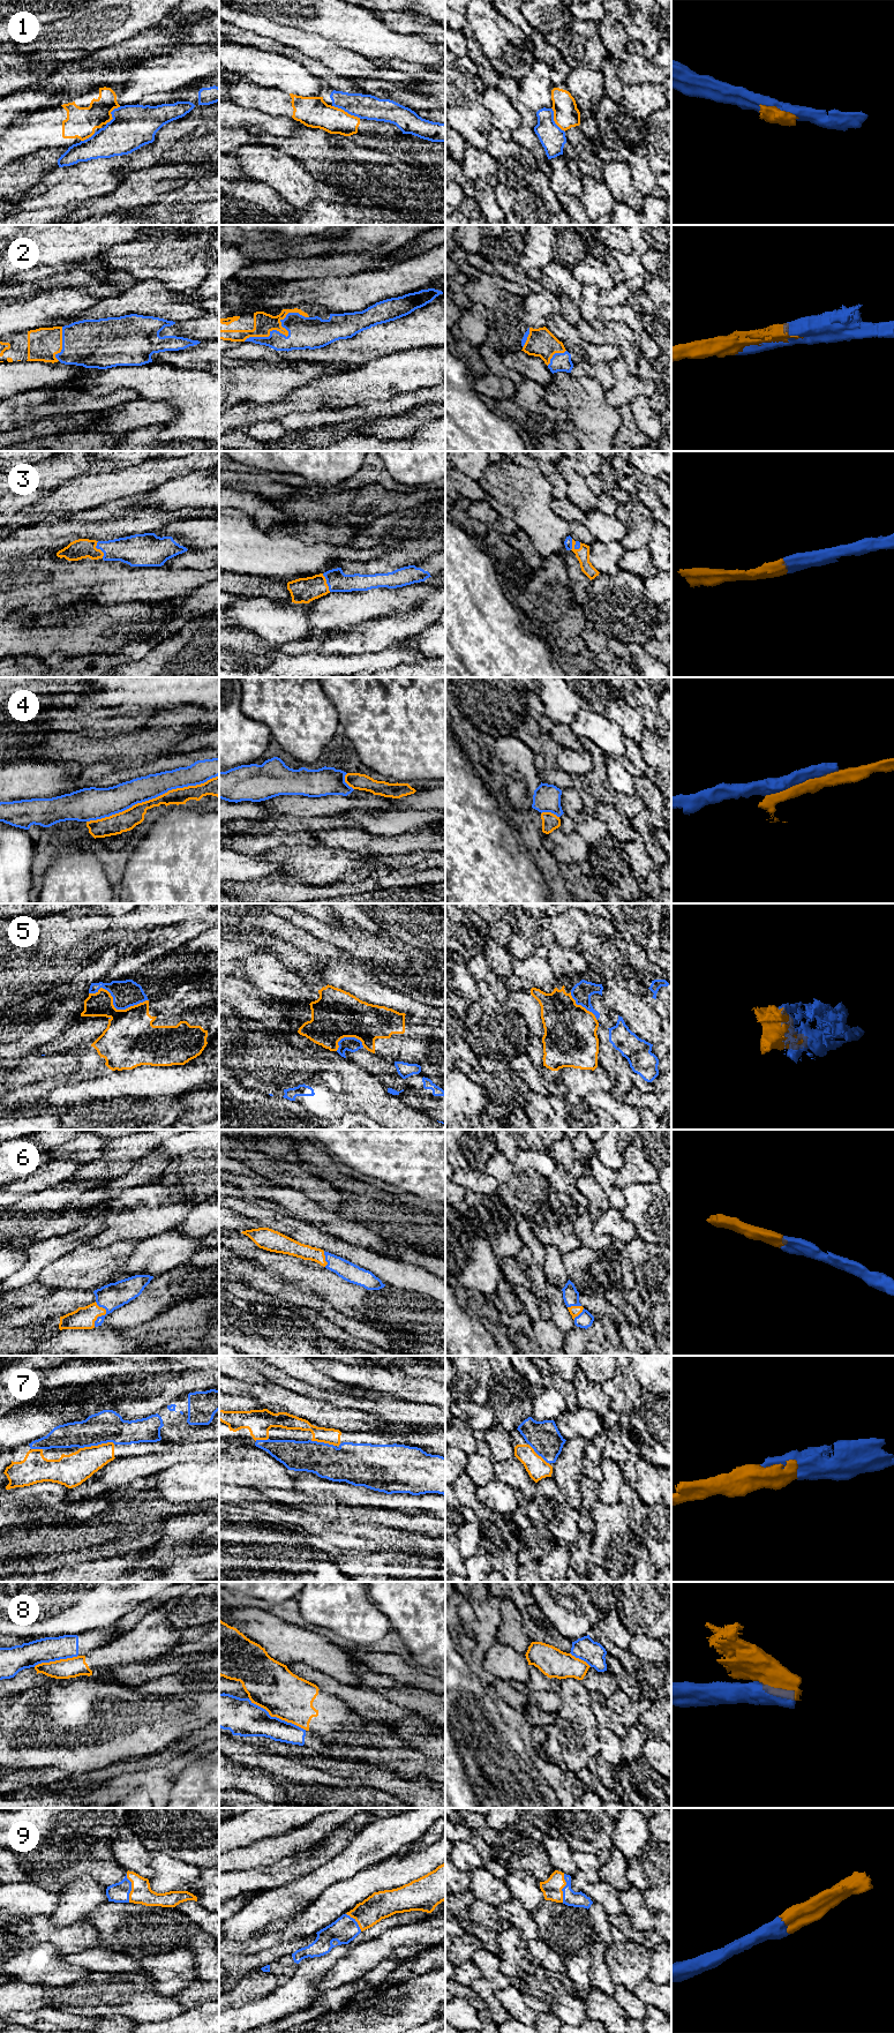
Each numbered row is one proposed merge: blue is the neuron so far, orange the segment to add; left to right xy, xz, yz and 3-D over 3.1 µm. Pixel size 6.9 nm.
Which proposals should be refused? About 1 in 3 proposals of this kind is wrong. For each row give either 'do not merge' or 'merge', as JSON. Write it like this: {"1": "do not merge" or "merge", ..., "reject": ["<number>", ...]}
{"1": "do not merge", "2": "merge", "3": "merge", "4": "do not merge", "5": "do not merge", "6": "merge", "7": "merge", "8": "do not merge", "9": "merge", "reject": ["1", "4", "5", "8"]}

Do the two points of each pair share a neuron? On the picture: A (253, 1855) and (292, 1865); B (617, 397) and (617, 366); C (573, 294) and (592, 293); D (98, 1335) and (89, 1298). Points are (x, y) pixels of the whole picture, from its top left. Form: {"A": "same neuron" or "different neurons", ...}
{"A": "different neurons", "B": "same neuron", "C": "different neurons", "D": "different neurons"}

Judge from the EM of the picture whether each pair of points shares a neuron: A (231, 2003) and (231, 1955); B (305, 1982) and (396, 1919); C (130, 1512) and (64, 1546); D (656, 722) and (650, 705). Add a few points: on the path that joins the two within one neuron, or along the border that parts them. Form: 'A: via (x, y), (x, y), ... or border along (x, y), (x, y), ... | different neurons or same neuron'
A: border along (249, 1972), (231, 1992) | different neurons
B: via (328, 1962), (337, 1952), (373, 1933) | same neuron
C: via (114, 1520), (98, 1533), (80, 1537) | same neuron
D: via (653, 718), (650, 710) | same neuron

